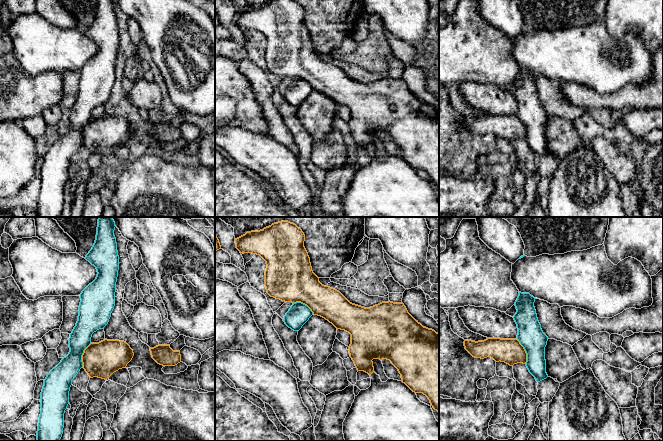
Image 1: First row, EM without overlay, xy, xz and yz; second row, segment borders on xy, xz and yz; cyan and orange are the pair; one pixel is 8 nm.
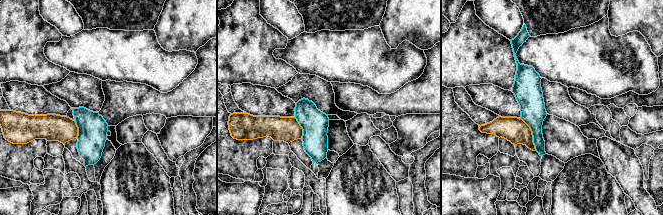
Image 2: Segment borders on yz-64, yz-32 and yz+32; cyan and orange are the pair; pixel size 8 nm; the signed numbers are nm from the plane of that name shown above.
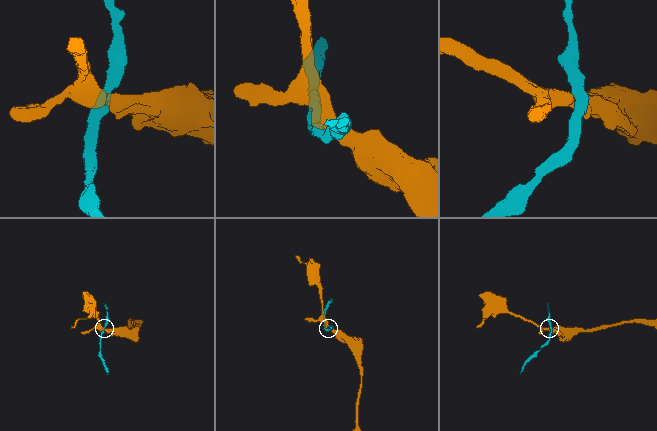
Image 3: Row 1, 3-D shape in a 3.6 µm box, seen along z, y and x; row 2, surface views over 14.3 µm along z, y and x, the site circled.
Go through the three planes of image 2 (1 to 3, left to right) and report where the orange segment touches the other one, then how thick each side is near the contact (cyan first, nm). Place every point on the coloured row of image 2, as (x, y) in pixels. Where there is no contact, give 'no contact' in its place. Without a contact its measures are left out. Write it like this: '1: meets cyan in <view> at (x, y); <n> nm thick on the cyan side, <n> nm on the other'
1: meets cyan in yz-64 at (78, 129); 240 nm thick on the cyan side, 220 nm on the other
2: meets cyan in yz-32 at (302, 128); 220 nm thick on the cyan side, 200 nm on the other
3: meets cyan in yz+32 at (532, 134); 200 nm thick on the cyan side, 200 nm on the other

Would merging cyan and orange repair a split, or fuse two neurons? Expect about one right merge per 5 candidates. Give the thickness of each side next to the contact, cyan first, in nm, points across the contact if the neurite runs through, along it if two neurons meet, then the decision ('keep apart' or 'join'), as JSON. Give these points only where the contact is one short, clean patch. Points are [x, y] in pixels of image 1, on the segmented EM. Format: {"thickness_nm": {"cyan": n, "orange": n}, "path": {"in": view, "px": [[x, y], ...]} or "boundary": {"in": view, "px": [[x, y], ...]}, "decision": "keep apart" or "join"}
{"thickness_nm": {"cyan": 200, "orange": 200}, "boundary": {"in": "yz", "px": [[517, 338], [526, 353], [526, 363]]}, "decision": "keep apart"}

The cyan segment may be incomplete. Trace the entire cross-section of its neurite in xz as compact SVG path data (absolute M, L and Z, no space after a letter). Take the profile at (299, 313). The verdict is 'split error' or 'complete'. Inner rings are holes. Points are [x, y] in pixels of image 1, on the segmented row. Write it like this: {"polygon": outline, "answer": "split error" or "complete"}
{"polygon": "M296 302L284 316L284 322L292 330L299 331L312 315L313 312L307 305Z", "answer": "complete"}

